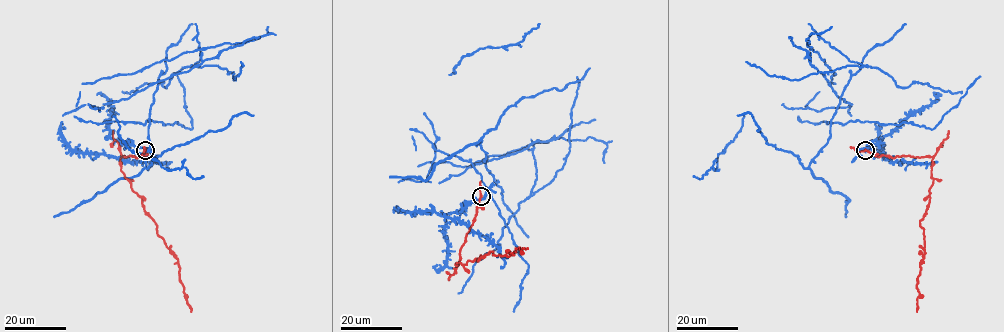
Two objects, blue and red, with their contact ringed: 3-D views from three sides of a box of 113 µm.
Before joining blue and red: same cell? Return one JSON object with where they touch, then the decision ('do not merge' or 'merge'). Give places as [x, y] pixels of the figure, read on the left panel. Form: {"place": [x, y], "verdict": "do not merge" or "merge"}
{"place": [145, 150], "verdict": "do not merge"}

